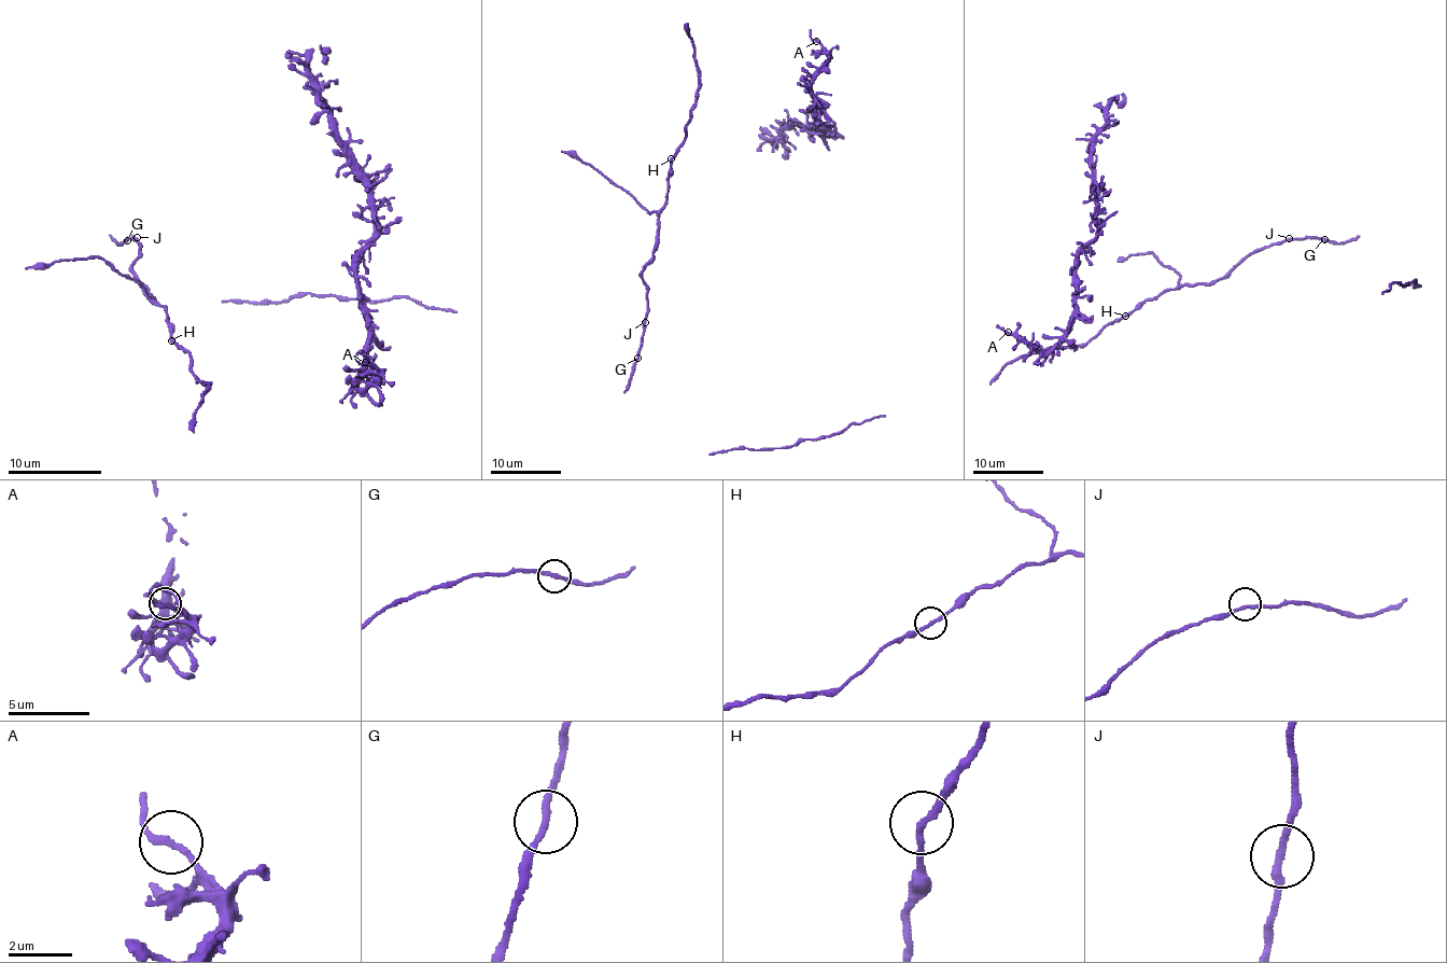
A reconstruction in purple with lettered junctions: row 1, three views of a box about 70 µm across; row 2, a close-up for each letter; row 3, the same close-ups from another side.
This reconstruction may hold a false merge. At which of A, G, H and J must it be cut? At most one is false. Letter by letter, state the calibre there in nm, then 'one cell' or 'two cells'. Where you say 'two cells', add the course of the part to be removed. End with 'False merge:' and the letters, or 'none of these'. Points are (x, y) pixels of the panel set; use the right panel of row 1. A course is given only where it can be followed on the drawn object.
A: 200 nm | one cell
G: 200 nm | one cell
H: 200 nm | two cells | (1126, 316), (1107, 324), (1085, 344), (1037, 349), (1011, 360), (989, 385)
J: 220 nm | one cell
False merge: H

